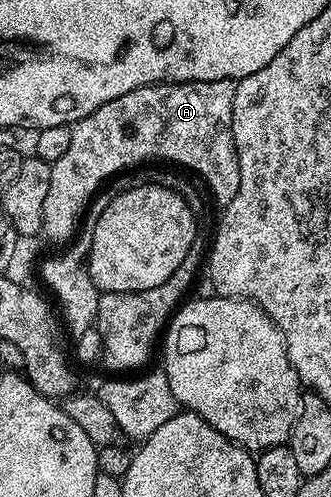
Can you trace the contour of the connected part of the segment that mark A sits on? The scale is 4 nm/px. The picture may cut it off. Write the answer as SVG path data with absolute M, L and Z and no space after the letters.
M180 81L178 83L160 83L157 85L142 85L140 89L129 91L125 95L121 95L117 99L113 99L109 103L105 103L101 107L97 107L97 111L93 111L89 115L85 115L80 121L74 122L71 134L72 141L69 143L67 154L61 159L57 159L51 166L51 174L49 175L49 191L45 194L45 209L43 211L43 233L51 241L70 242L76 236L77 230L80 228L79 216L87 209L87 204L91 201L91 196L102 187L103 181L110 179L114 173L119 173L122 169L127 169L130 165L139 165L142 161L176 161L179 165L184 165L187 169L192 169L199 177L207 180L207 185L211 188L211 193L220 201L220 206L226 207L233 199L233 195L237 195L237 187L241 187L241 167L237 163L237 151L233 143L233 95L235 94L234 81Z

